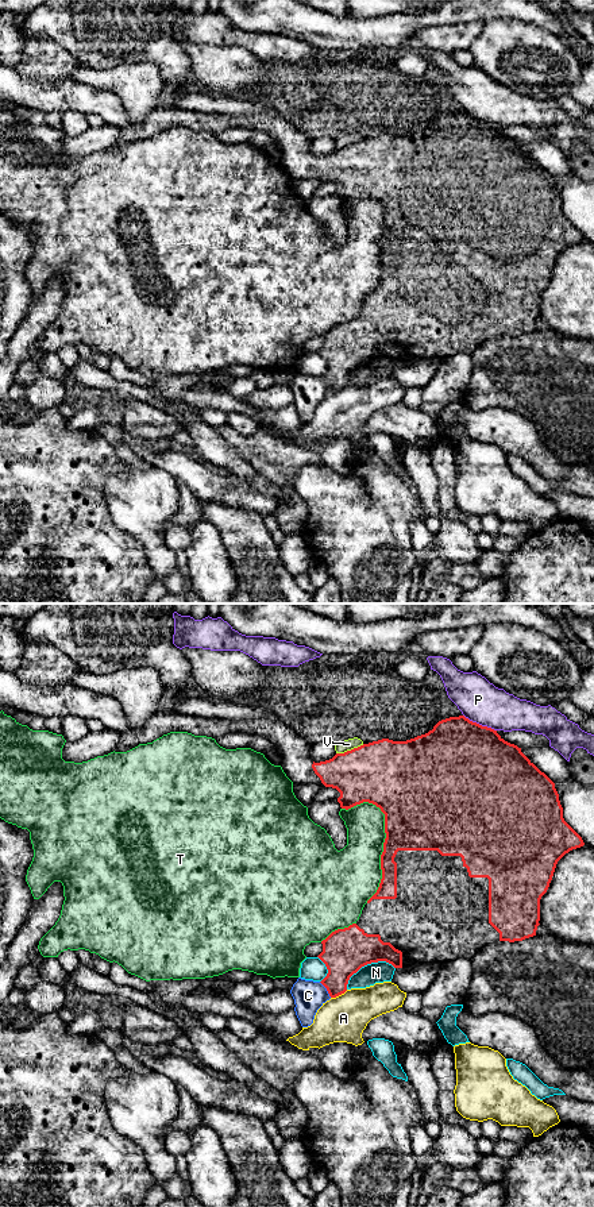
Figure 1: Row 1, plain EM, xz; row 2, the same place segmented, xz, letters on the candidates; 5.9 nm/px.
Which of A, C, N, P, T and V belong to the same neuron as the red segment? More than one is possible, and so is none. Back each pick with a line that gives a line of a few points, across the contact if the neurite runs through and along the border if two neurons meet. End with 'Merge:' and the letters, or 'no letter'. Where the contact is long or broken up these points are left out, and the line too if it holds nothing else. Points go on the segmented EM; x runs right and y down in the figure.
Merge: no letter

